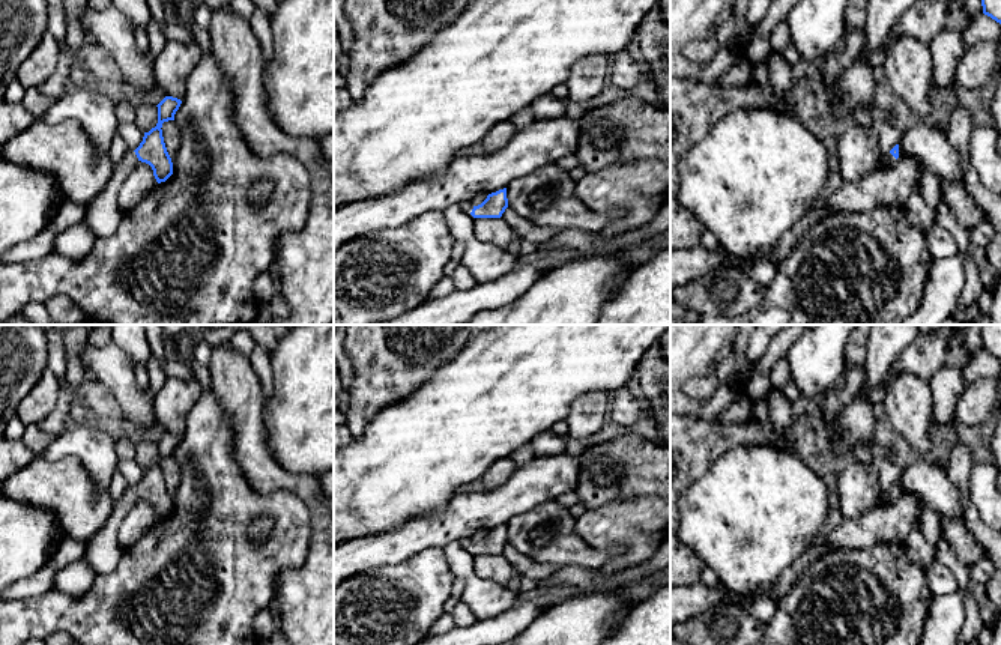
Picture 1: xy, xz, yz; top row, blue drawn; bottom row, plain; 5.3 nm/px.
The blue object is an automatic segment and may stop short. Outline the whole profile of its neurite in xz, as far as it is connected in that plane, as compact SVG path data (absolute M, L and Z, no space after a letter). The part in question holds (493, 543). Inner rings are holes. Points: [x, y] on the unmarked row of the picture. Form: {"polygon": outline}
{"polygon": "M507 525L488 531L478 543L473 543L470 538L463 538L460 544L473 555L500 555L508 544Z"}

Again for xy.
{"polygon": "M165 433L156 442L156 463L149 469L144 469L143 478L135 487L125 490L119 504L113 508L108 522L90 540L83 558L96 570L98 574L108 574L117 567L123 552L117 540L119 528L125 516L140 498L152 504L158 520L165 519L173 511L173 499L167 489L161 465L164 459L174 457L174 451L180 441L180 436Z"}

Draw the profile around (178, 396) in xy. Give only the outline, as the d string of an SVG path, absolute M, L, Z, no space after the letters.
M168 377L155 395L155 419L167 433L182 438L186 428L188 413L201 394L198 380Z

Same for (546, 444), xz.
M549 430L534 438L531 441L531 447L535 453L535 457L556 456L565 453L567 439Z

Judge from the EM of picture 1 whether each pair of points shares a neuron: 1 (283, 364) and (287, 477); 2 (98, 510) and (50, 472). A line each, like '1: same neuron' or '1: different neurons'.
1: different neurons
2: same neuron

